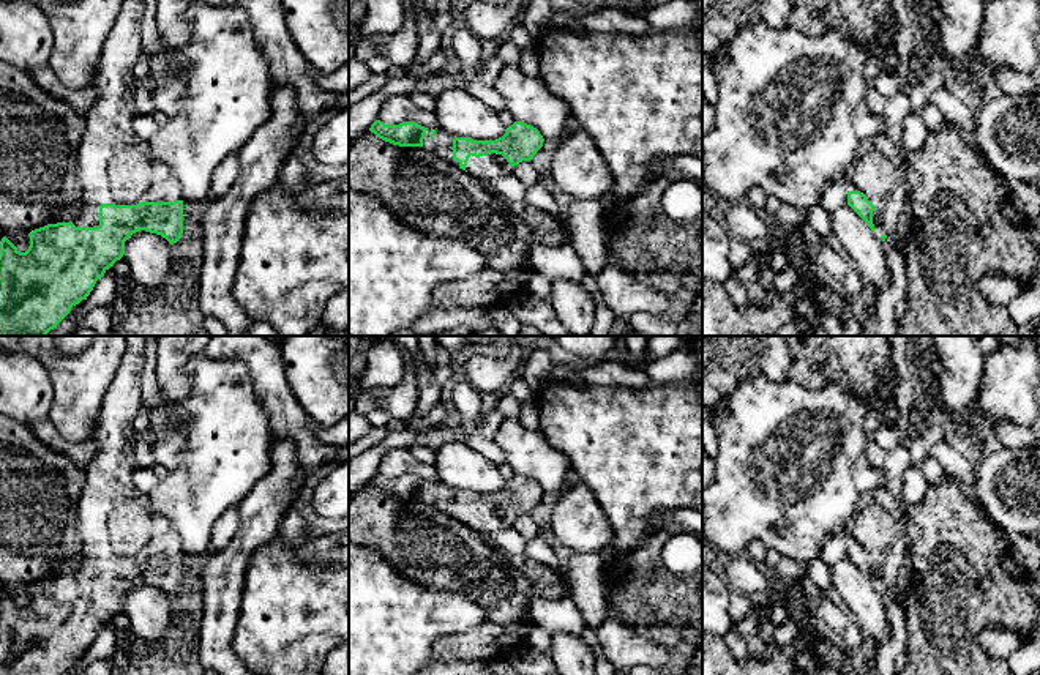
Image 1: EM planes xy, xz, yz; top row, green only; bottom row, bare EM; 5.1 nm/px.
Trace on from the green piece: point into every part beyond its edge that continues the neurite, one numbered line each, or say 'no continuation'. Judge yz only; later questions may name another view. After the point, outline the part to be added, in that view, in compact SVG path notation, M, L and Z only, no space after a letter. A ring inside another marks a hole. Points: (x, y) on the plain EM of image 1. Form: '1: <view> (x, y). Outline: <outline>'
1: yz (878, 524). Outline: M885 484L862 492L859 508L847 522L846 531L874 558L874 588L898 584L900 569L907 560L904 511Z

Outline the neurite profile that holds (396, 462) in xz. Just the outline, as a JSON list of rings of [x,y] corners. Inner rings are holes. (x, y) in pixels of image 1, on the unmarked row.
[[[391,448],[379,464],[379,473],[385,478],[399,478],[406,475],[418,476],[428,483],[439,481],[439,475],[431,464],[413,457],[410,448]]]

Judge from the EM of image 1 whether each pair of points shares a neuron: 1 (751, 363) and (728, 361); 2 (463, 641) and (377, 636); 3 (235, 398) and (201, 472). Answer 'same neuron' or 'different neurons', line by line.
1: same neuron
2: different neurons
3: same neuron

